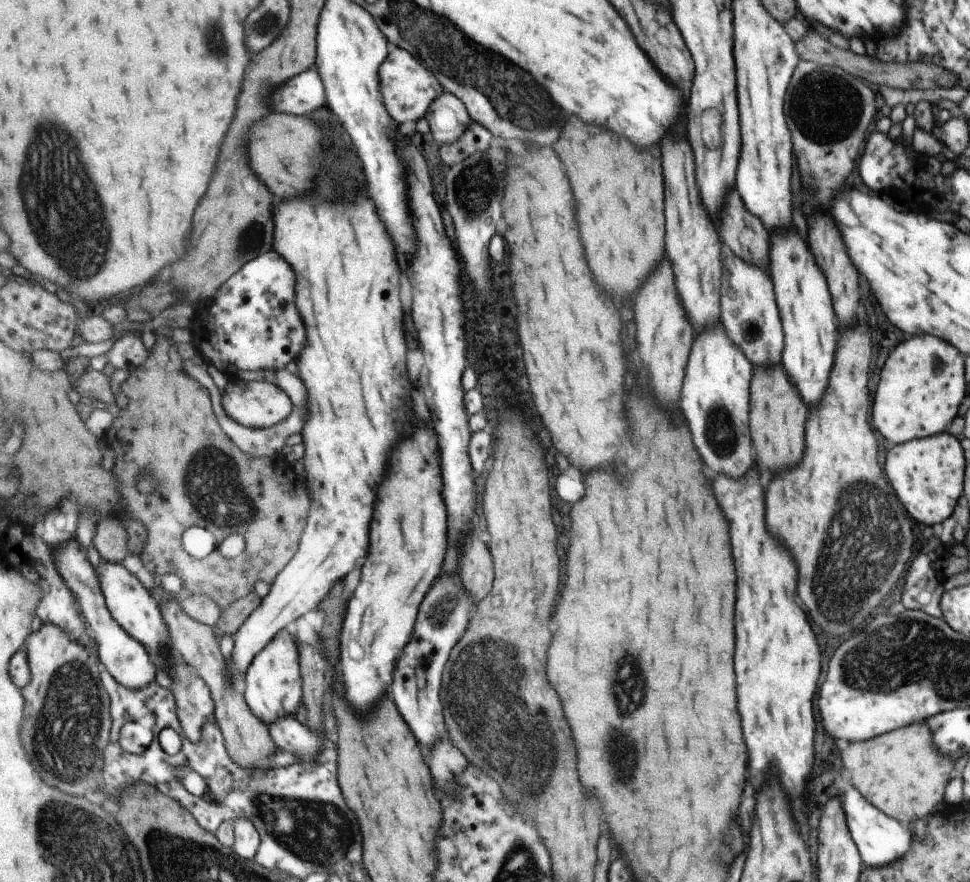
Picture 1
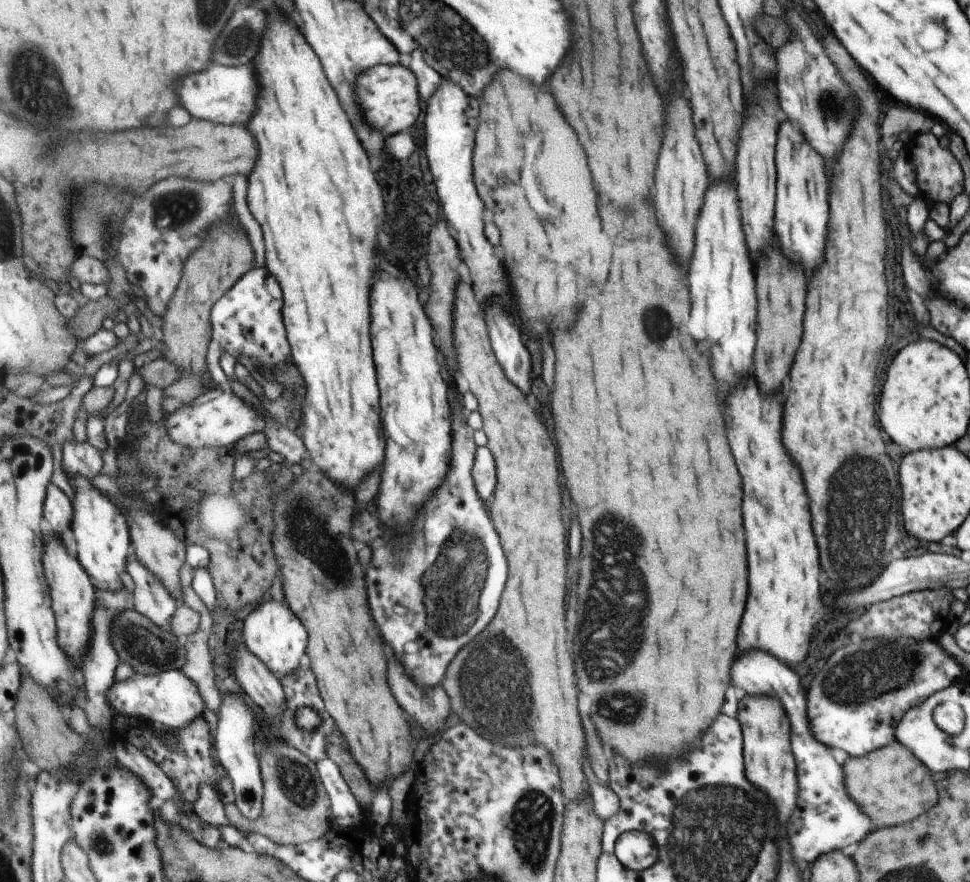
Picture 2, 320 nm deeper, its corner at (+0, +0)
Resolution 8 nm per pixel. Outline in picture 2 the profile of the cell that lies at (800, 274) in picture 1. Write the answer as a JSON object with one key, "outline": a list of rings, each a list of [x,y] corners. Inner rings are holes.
{"outline":[[[781,119],[779,148],[775,148],[775,164],[779,164],[779,200],[775,200],[775,236],[791,256],[799,260],[803,268],[813,270],[819,266],[825,244],[827,226],[827,176],[823,158],[805,142],[797,123]]]}

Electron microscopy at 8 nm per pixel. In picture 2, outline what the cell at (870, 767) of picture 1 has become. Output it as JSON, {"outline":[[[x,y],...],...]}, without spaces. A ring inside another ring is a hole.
{"outline":[[[895,740],[866,755],[849,757],[841,767],[845,770],[846,792],[869,817],[874,828],[908,823],[938,802],[938,784],[931,780],[933,773]]]}

